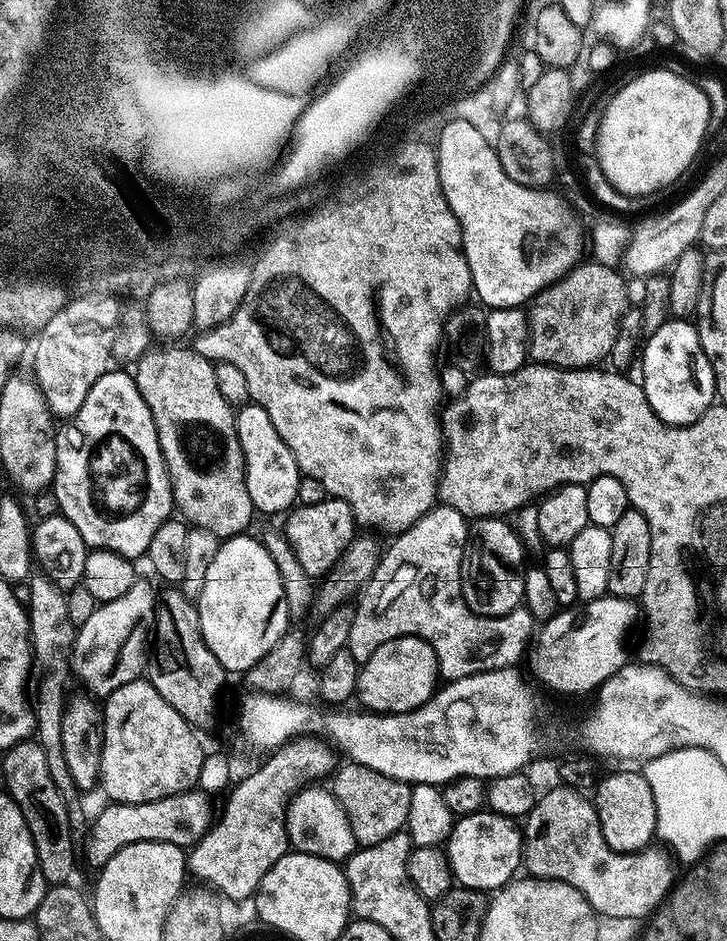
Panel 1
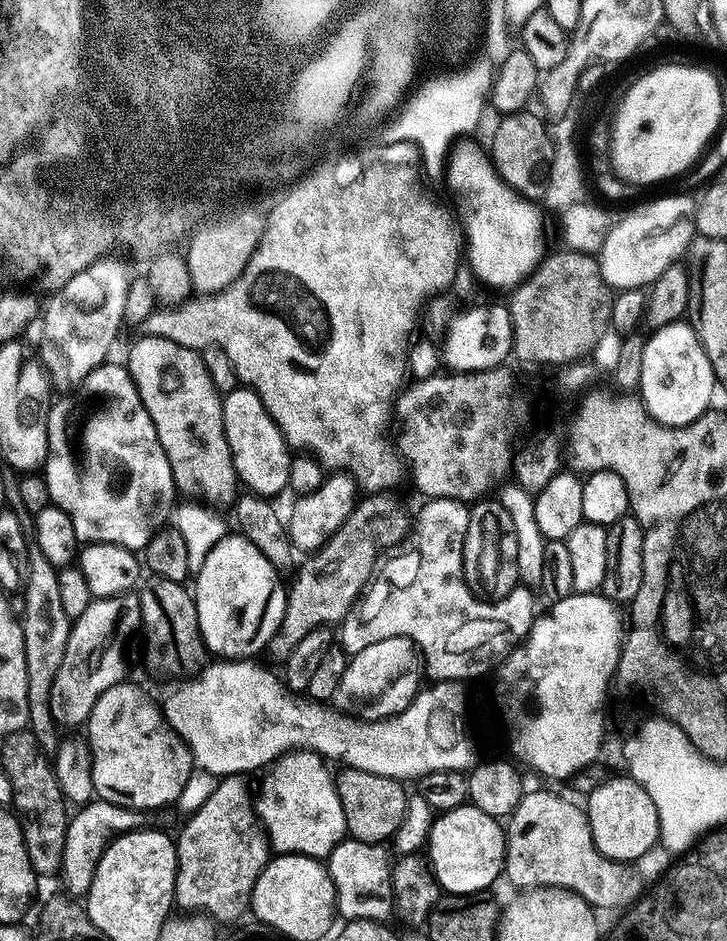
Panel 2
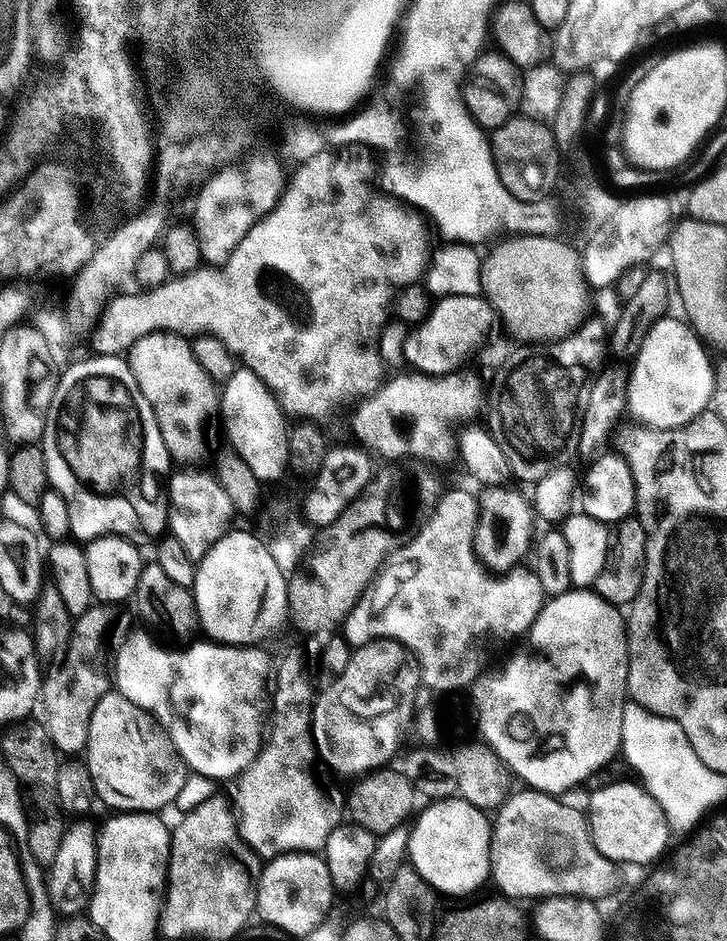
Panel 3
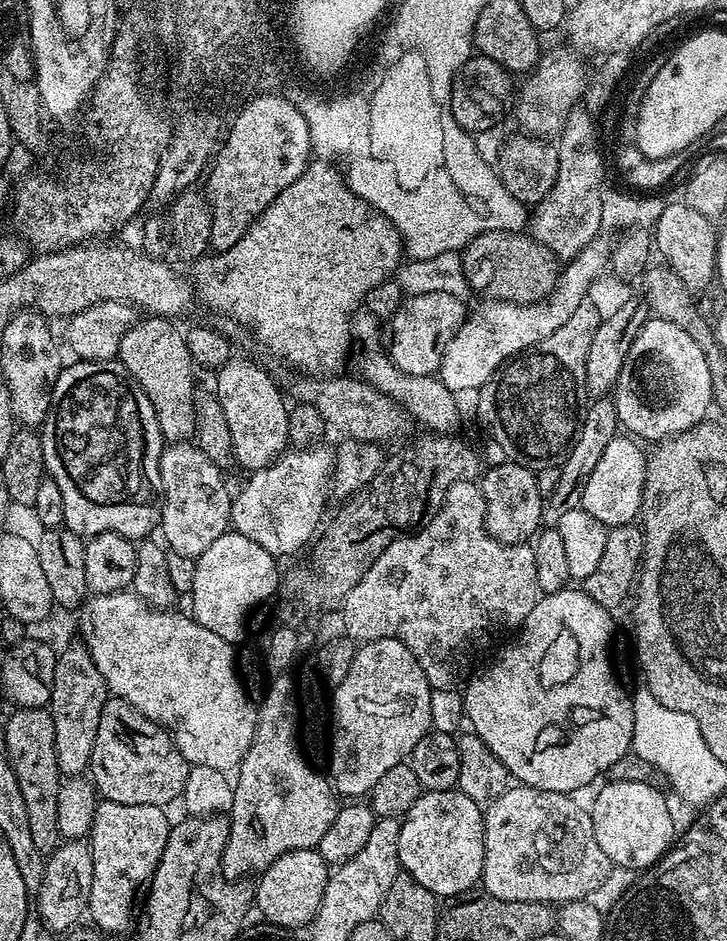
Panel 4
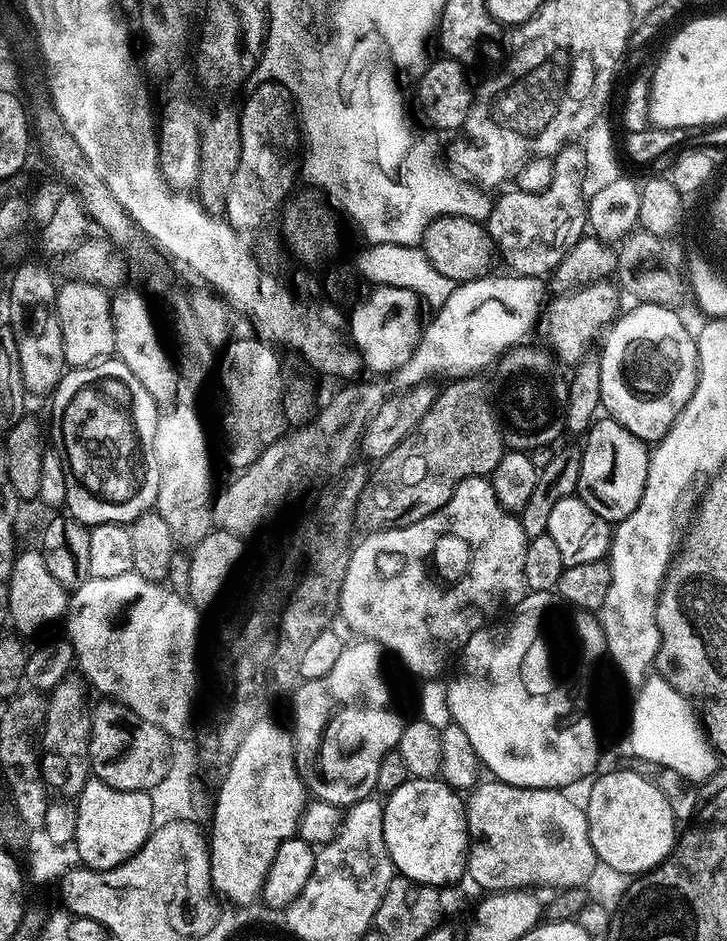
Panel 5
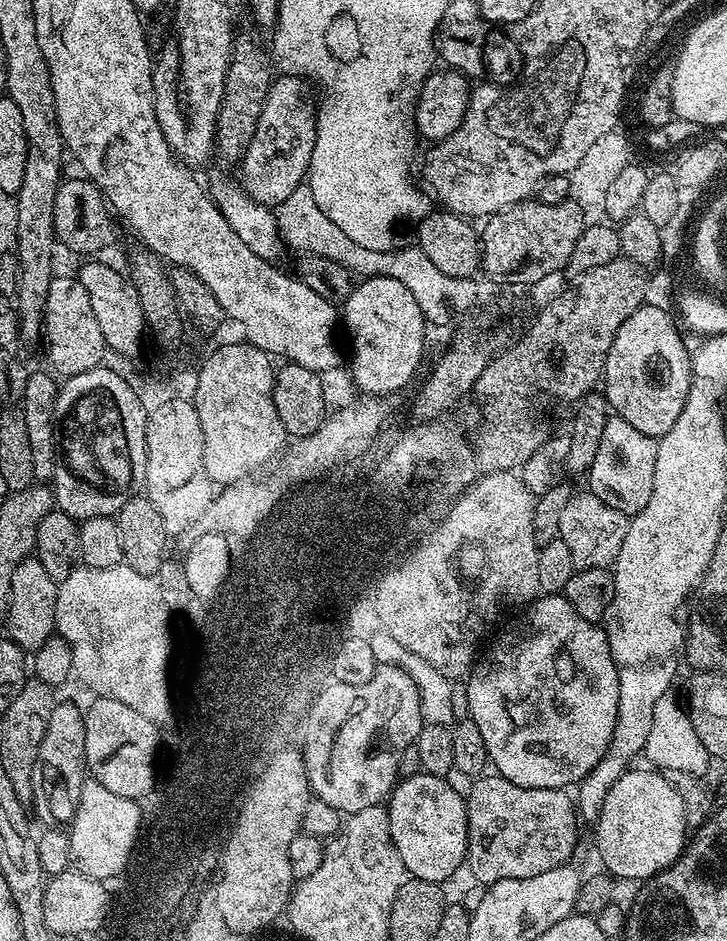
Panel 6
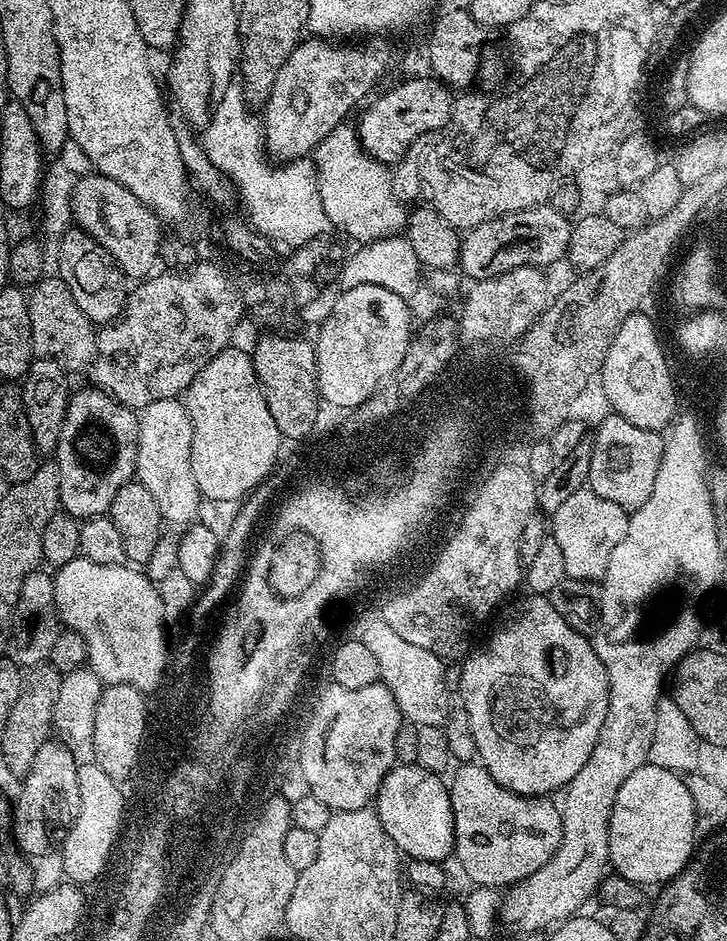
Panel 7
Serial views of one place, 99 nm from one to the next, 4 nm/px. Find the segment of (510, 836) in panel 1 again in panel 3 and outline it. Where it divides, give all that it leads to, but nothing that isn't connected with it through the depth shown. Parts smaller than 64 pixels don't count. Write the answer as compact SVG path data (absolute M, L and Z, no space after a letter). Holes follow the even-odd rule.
M459 798L450 800L434 800L427 805L429 808L421 807L415 817L416 826L411 827L408 842L407 863L411 864L426 882L435 888L437 893L448 895L448 898L468 898L485 883L490 880L492 870L492 826L493 821L485 809L474 806L470 802Z

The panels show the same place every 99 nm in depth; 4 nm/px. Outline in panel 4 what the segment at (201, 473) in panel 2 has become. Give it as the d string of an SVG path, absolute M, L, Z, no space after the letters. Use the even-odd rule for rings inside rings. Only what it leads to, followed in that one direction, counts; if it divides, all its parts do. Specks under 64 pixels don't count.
M149 315L148 320L137 319L132 327L124 331L120 340L118 359L130 370L132 377L139 382L146 398L150 398L150 406L154 406L160 432L168 442L188 442L196 435L196 407L194 406L194 390L197 377L192 376L194 365L192 355L184 341L185 333L175 328L171 319L163 316Z

